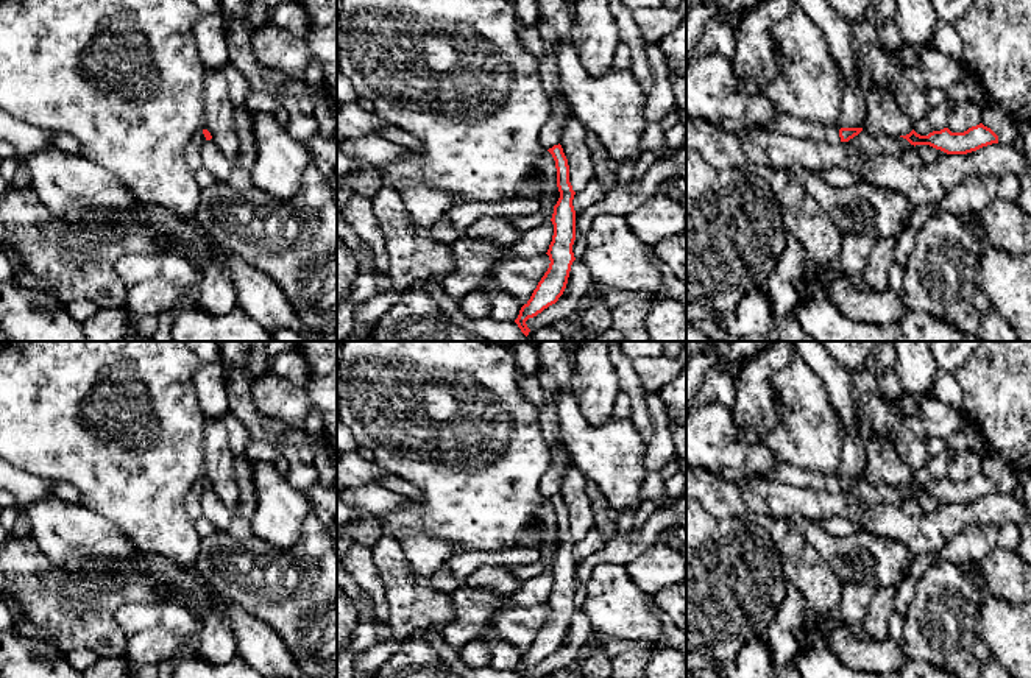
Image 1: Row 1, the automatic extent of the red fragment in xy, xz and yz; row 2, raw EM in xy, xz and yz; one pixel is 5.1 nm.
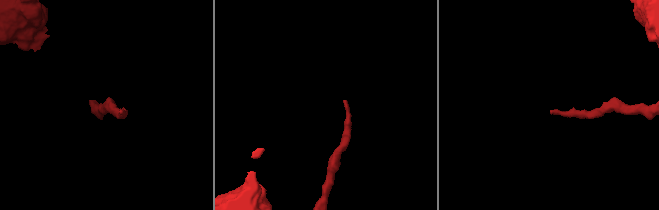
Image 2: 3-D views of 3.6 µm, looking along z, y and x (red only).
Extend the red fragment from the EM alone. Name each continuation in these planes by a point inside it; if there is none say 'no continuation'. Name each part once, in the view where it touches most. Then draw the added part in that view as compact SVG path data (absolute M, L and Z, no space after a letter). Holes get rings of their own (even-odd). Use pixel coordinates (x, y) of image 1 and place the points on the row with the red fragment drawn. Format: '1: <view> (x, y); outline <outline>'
1: xz (551, 133); outline M565 97L552 98L551 108L552 108L551 118L544 125L541 136L540 136L541 145L546 150L560 143L560 136L563 131L562 123L568 115L571 115L571 109Z

